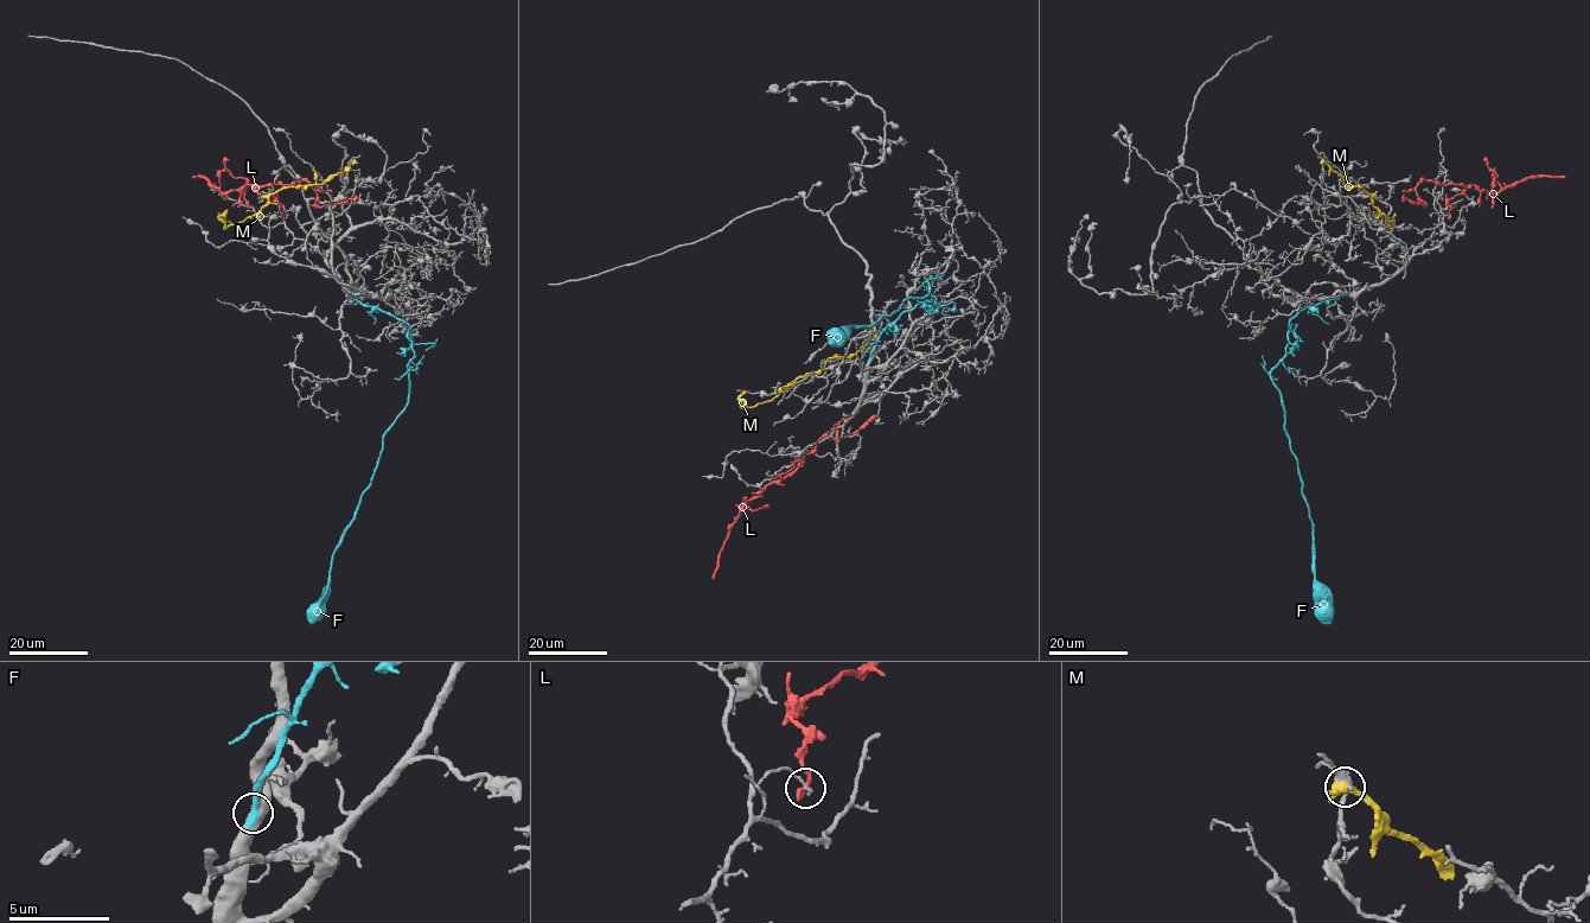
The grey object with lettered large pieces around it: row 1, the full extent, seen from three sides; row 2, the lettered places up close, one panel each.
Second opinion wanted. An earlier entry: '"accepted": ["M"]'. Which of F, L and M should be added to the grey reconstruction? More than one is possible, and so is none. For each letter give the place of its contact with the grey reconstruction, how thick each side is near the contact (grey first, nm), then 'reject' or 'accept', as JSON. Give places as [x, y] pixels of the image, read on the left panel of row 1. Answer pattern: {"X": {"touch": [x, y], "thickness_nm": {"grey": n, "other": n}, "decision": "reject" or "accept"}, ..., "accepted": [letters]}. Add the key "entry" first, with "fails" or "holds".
{"entry": "fails", "F": {"touch": [350, 294], "thickness_nm": {"grey": 550, "other": 400}, "decision": "accept"}, "L": {"touch": [282, 217], "thickness_nm": {"grey": 120, "other": 300}, "decision": "reject"}, "M": {"touch": [353, 161], "thickness_nm": {"grey": 500, "other": 400}, "decision": "reject"}, "accepted": ["F"]}

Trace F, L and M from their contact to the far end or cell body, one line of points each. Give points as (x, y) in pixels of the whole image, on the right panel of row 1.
F: (1346, 294), (1290, 320), (1285, 356), (1270, 379), (1313, 524), (1315, 590), (1328, 623)
L: (1449, 216), (1447, 203), (1467, 188), (1422, 180), (1416, 191), (1424, 207), (1402, 197)
M: (1323, 161), (1341, 176), (1343, 184), (1365, 190), (1392, 228), (1378, 210)

